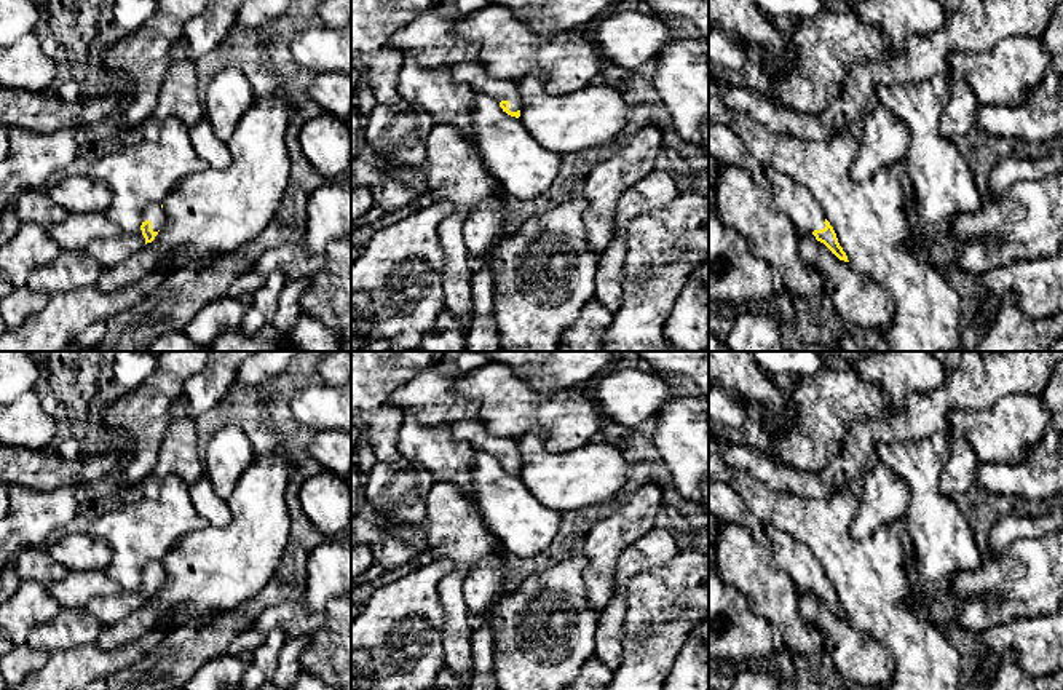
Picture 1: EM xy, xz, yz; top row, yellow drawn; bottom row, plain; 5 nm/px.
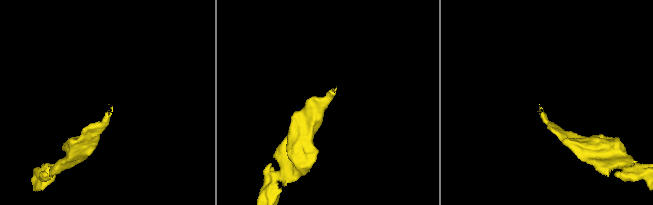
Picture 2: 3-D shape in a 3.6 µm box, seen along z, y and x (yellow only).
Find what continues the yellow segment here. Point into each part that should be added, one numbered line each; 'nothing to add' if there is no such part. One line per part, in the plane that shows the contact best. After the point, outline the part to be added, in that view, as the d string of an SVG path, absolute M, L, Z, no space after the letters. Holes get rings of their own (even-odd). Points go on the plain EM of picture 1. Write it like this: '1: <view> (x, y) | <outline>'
1: xz (473, 432) | M479 418L452 423L453 436L471 446L476 452L485 452L496 460L508 458L509 468L517 470L522 463L519 439L516 436L495 436Z

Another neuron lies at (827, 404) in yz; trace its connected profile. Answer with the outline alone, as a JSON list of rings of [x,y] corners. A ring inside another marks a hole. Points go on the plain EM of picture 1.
[[[825,361],[816,375],[801,377],[790,395],[796,425],[784,426],[763,415],[782,463],[820,471],[833,462],[849,428],[860,418],[887,417],[891,402],[879,387],[862,380],[854,366]]]

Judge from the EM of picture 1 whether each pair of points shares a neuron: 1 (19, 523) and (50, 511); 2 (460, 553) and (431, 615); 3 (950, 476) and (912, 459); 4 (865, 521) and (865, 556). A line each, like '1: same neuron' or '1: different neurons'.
1: same neuron
2: different neurons
3: different neurons
4: different neurons

